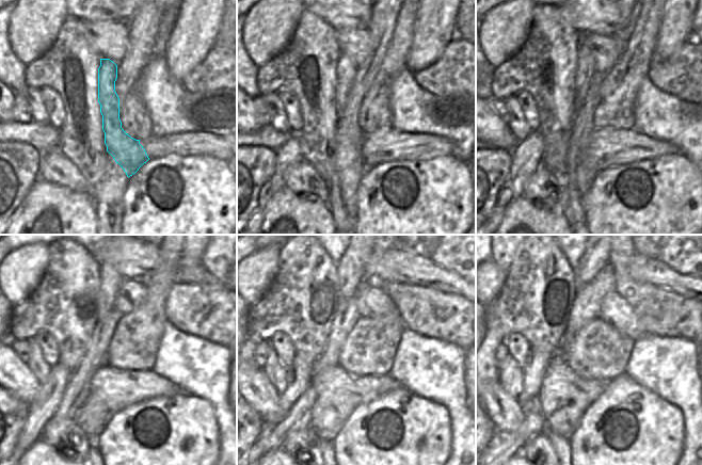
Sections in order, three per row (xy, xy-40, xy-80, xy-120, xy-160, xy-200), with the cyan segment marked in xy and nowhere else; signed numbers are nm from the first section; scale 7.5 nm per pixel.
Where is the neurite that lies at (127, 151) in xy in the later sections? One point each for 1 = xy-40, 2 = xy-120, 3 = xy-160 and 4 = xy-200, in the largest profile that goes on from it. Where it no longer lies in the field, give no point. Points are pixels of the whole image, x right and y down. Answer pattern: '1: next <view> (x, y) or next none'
1: next xy-40 (346, 68)
2: next xy-120 (110, 278)
3: next xy-160 (351, 268)
4: next xy-200 (595, 256)

